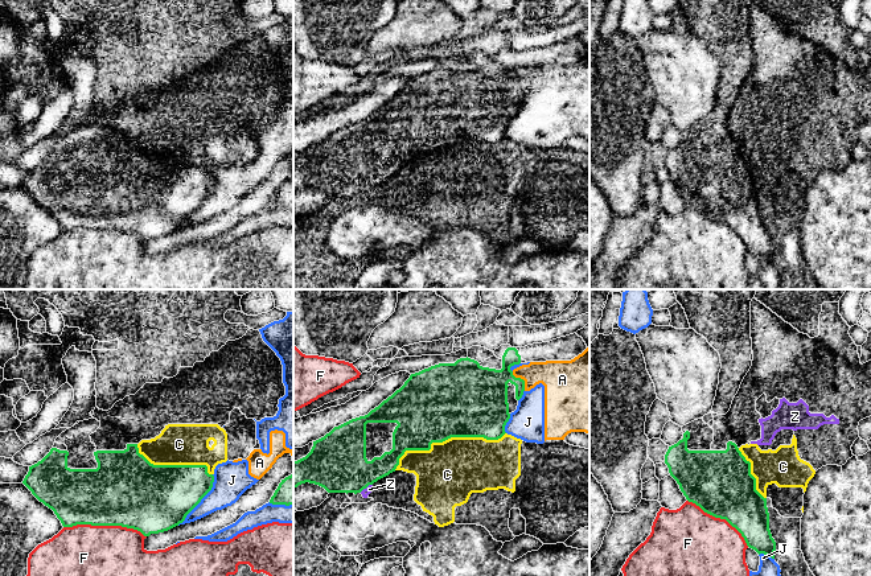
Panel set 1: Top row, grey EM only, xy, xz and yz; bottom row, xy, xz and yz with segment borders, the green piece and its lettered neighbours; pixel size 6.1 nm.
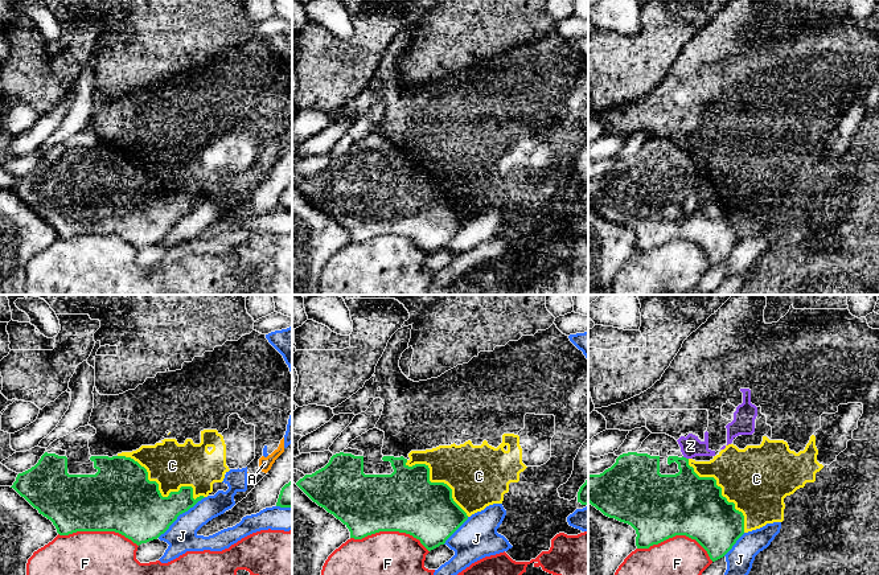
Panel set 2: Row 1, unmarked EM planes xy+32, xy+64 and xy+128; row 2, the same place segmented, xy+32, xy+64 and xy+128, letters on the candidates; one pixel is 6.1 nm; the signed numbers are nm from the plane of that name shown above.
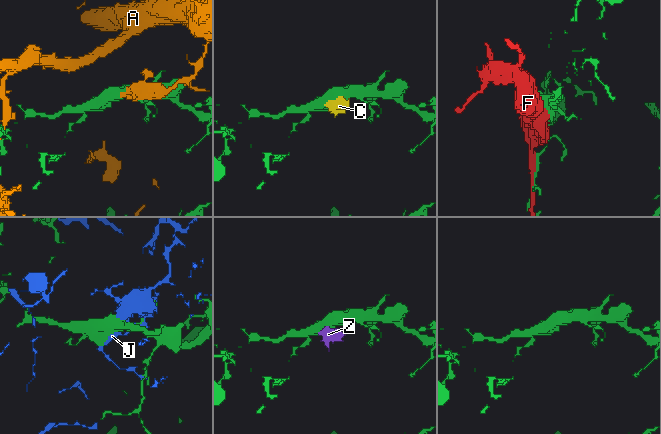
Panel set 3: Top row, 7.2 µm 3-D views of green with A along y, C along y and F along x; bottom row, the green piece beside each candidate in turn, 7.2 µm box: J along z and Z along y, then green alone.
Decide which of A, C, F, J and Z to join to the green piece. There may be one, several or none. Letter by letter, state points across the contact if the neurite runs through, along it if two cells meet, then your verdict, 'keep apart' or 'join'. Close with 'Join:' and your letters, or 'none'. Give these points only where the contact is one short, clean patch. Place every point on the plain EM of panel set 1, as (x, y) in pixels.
A: keep apart
C: keep apart
F: keep apart
J: keep apart
Z: border along xz (372, 188), (360, 196); keep apart
Join: none

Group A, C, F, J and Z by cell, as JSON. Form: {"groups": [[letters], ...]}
{"groups": [["A", "J"], ["C", "Z"], ["F"]]}

